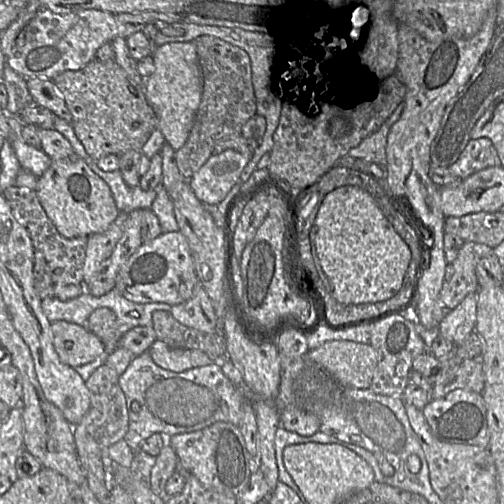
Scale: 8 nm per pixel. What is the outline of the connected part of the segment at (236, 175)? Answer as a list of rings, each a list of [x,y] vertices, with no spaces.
[[[235,150],[212,155],[189,179],[189,185],[198,200],[209,205],[221,203],[238,183],[251,157]]]

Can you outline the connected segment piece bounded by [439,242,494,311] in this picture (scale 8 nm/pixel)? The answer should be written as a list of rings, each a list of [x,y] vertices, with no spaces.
[[[465,242],[457,257],[448,263],[443,285],[439,293],[440,304],[445,310],[453,310],[464,298],[477,293],[479,284],[476,276],[478,262],[494,255],[494,248],[485,244]]]

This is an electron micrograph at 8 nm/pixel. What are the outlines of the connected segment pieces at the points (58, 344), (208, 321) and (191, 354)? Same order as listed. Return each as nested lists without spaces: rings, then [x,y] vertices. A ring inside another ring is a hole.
[[[60,320],[51,323],[51,333],[60,361],[72,368],[94,361],[105,351],[100,339],[84,326]]]
[[[199,282],[194,288],[191,299],[173,306],[170,313],[186,327],[204,333],[216,333],[215,310],[211,299]]]
[[[156,340],[147,352],[157,366],[176,373],[215,363],[200,350],[172,348],[160,340]]]

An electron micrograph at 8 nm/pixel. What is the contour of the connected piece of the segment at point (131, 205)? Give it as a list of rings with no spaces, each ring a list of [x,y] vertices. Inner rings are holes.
[[[89,161],[89,166],[109,186],[115,205],[121,213],[151,208],[157,190],[145,191],[140,186],[131,187],[125,183],[119,170],[103,171],[94,161]]]

